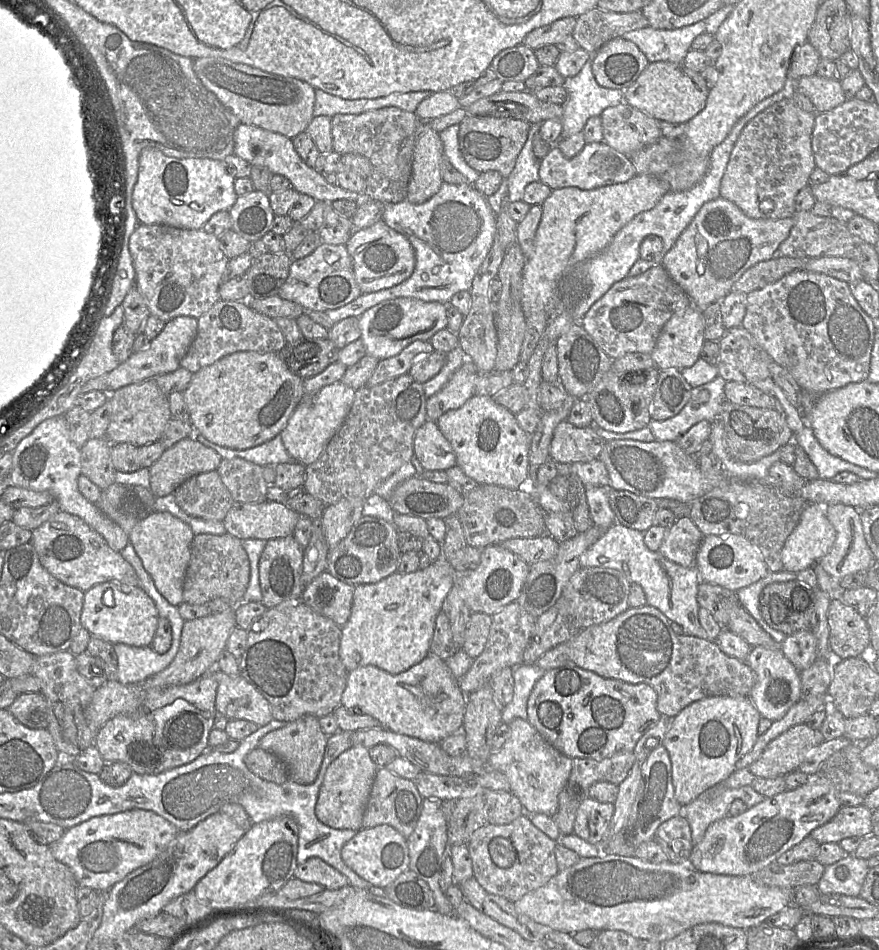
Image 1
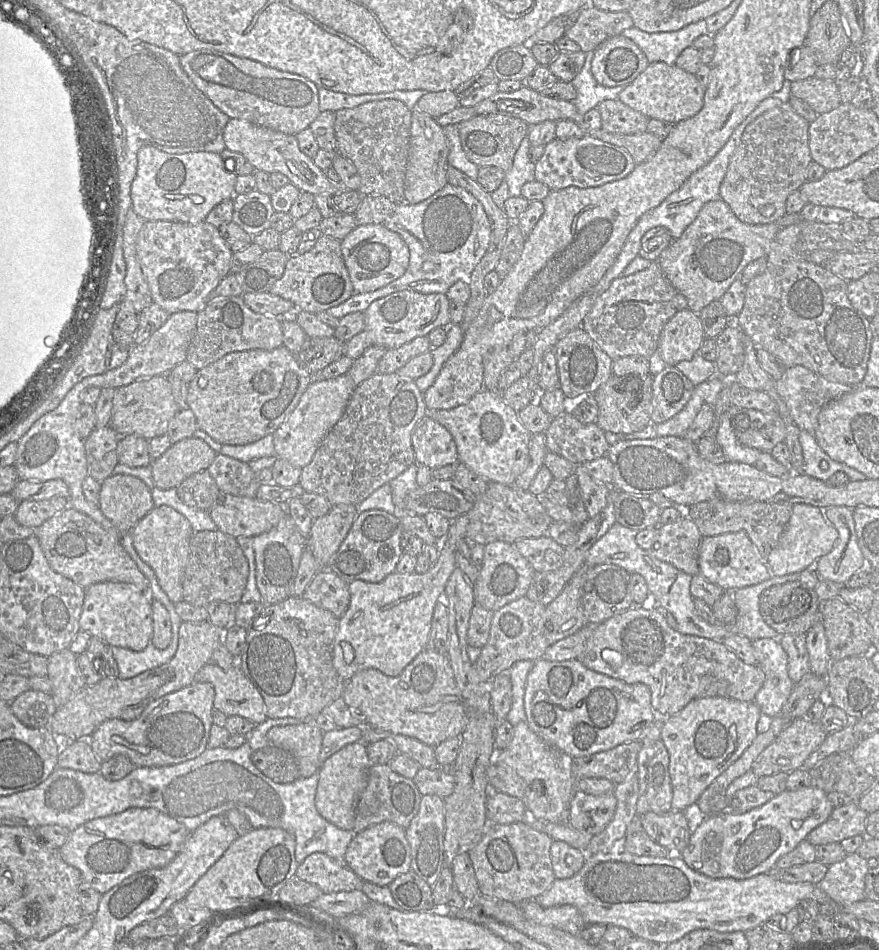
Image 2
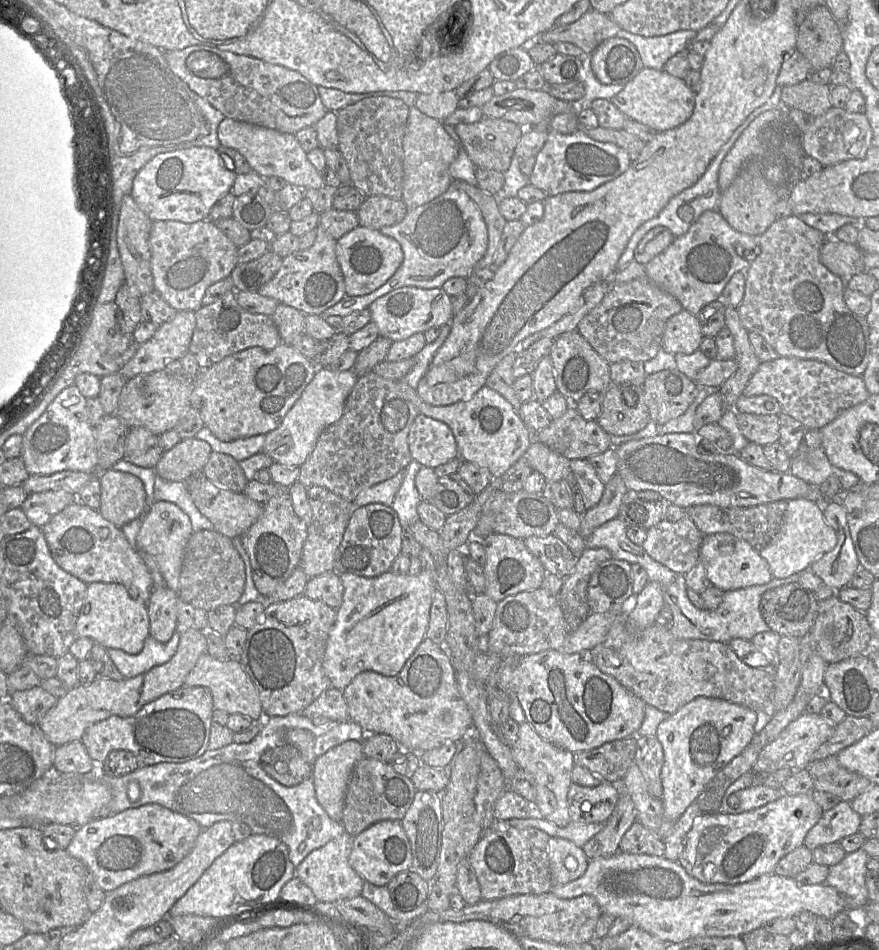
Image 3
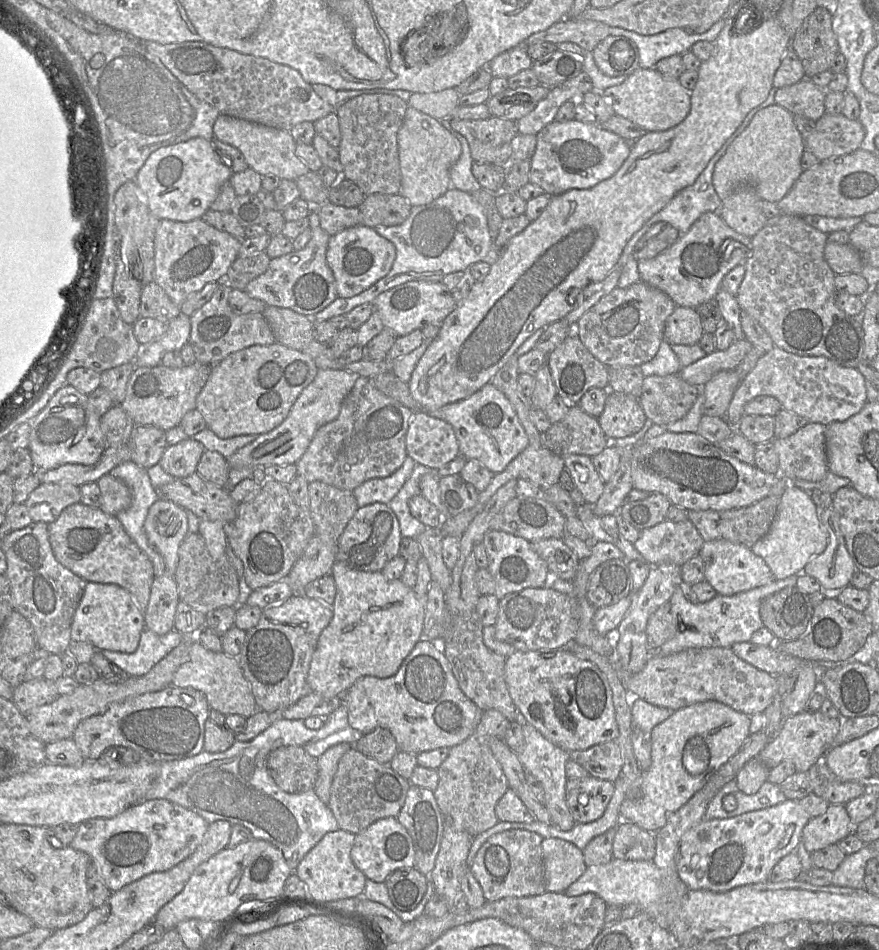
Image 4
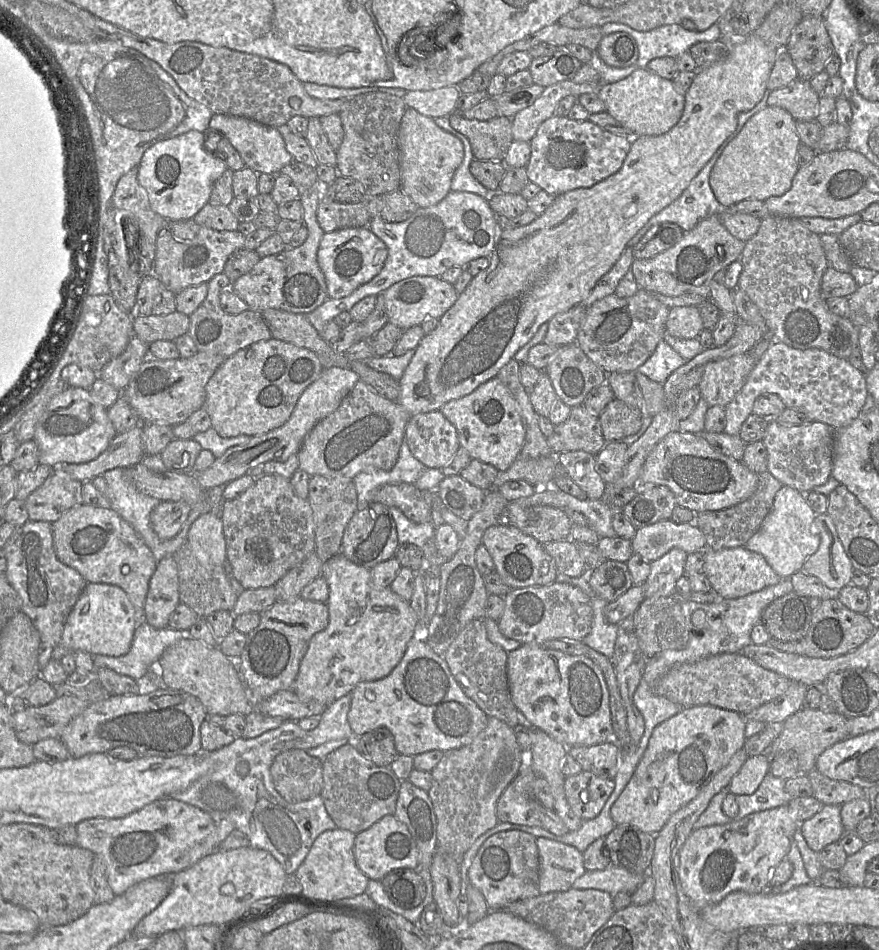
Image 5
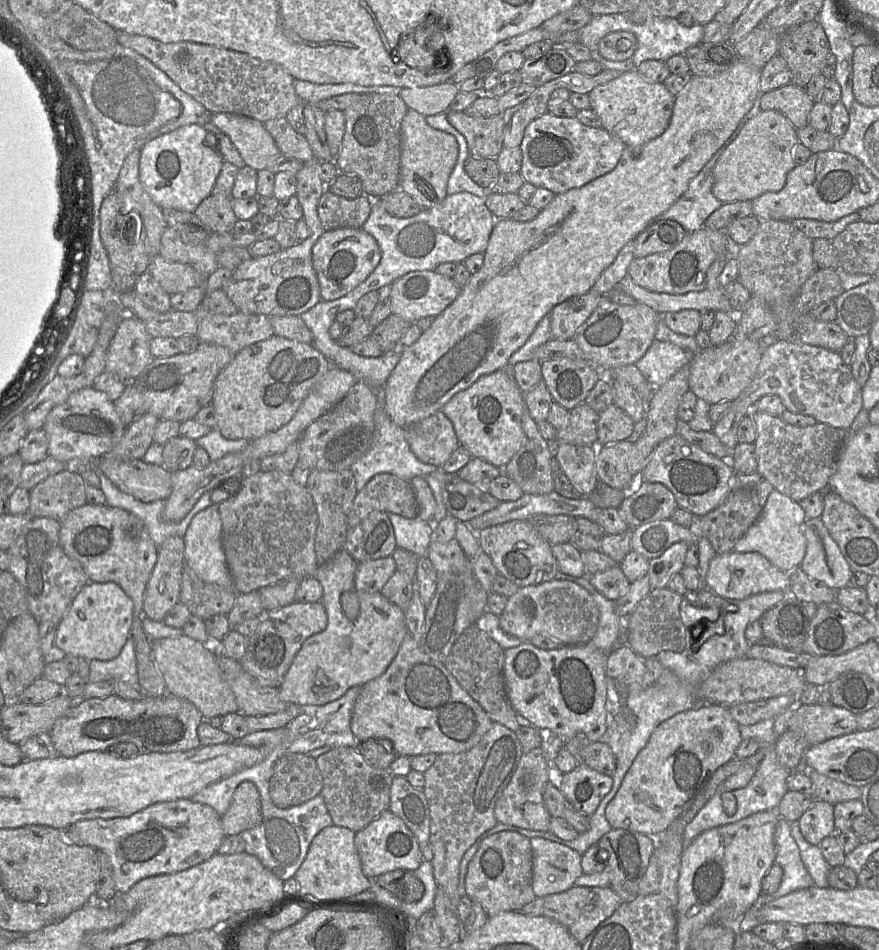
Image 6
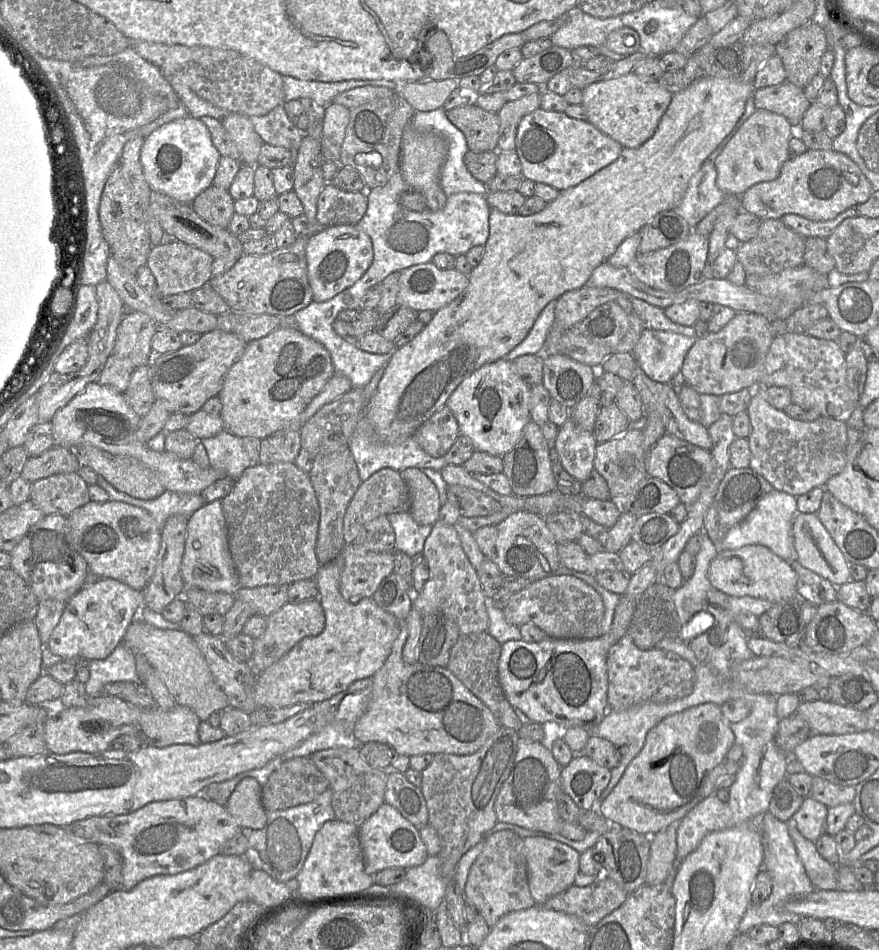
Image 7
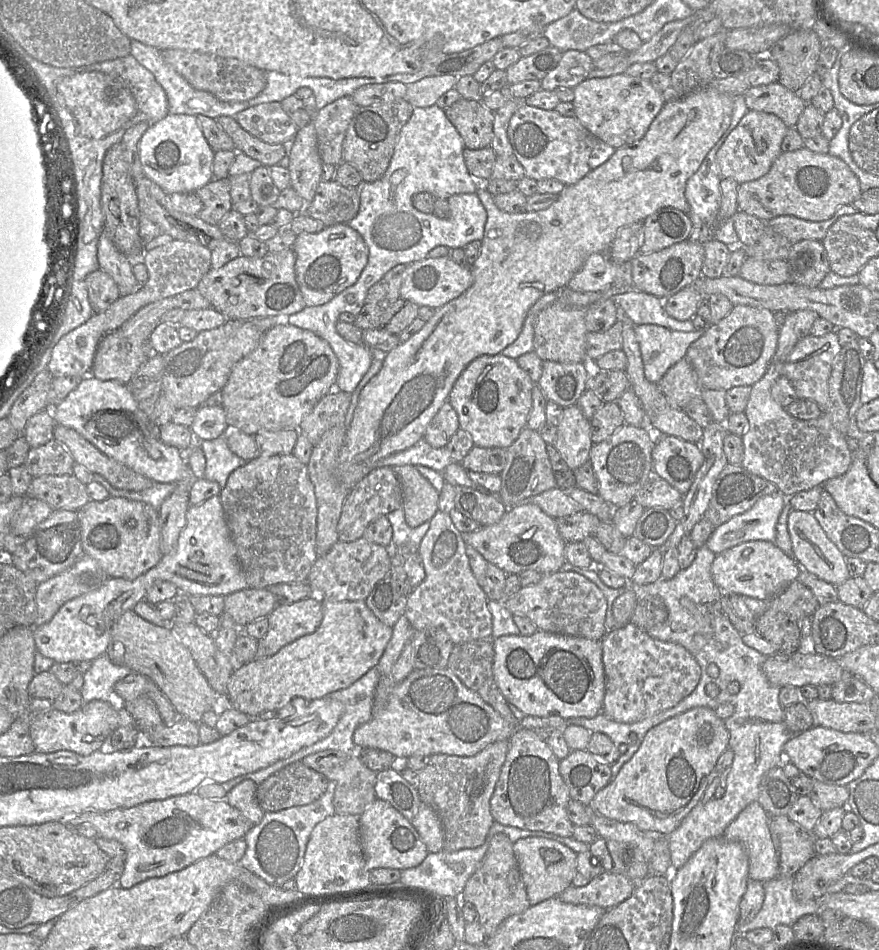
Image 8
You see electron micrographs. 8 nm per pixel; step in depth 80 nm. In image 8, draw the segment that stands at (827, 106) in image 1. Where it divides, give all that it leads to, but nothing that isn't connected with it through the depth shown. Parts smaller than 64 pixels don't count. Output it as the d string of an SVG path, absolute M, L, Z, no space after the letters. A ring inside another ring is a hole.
M778 82L749 87L744 93L749 110L776 115L787 128L795 128L807 103L797 92L792 92Z

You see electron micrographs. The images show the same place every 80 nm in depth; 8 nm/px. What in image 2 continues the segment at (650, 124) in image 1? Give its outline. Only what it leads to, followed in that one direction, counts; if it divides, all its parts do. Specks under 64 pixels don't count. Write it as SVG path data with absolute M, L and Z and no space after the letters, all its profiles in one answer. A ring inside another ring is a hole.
M618 99L605 100L597 109L601 115L601 129L606 132L628 135L647 130L650 119Z

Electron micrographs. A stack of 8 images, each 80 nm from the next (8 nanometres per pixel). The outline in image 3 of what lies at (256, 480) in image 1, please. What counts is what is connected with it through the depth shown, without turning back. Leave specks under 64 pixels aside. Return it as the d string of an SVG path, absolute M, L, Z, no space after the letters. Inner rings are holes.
M213 451L201 474L217 487L235 493L243 493L249 482L234 458Z

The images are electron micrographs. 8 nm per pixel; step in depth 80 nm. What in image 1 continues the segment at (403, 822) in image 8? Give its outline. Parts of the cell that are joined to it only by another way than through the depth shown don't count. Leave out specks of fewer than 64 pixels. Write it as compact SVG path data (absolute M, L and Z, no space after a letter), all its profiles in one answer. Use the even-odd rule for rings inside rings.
M388 824L362 828L341 850L344 863L372 885L386 888L409 869L410 857L407 838Z

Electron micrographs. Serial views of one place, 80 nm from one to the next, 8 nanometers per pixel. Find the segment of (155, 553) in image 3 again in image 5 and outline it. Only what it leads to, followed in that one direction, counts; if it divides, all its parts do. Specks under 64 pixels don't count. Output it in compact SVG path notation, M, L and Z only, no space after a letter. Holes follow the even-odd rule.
M161 501L151 512L150 521L159 538L174 538L187 520L192 507L183 501Z

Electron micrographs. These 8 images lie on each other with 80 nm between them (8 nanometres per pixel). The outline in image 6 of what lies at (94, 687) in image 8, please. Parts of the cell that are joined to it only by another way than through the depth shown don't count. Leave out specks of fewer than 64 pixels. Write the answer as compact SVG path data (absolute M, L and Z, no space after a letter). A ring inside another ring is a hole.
M129 637L120 654L112 660L91 660L89 669L88 682L91 683L101 681L123 681L128 684L138 683L133 640Z

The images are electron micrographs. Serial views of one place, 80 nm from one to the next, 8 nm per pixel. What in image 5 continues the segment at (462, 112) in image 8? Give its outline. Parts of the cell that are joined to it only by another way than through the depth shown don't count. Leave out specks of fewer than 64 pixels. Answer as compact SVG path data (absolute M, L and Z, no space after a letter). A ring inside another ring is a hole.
M453 112L448 119L452 128L469 140L474 159L503 162L513 141L511 118L498 115L490 120L469 120Z

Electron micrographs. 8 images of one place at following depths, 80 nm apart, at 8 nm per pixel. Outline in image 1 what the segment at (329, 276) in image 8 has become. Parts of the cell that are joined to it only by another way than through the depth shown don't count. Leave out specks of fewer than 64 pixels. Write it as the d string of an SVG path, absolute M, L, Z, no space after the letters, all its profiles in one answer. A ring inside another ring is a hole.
M379 220L372 226L354 230L346 243L353 261L354 276L362 293L393 287L408 279L415 268L415 253L409 240Z

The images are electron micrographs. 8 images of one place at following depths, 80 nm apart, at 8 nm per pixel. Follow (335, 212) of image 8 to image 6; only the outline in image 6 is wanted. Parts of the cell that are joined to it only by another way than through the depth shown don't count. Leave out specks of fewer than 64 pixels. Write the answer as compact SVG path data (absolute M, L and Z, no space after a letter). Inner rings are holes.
M325 189L317 207L324 231L362 228L370 215L372 201L365 194L355 199L347 199Z

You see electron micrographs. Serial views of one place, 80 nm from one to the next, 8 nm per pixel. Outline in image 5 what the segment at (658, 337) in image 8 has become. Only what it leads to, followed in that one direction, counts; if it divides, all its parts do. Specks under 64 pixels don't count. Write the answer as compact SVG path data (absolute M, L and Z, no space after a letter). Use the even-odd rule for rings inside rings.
M664 340L660 341L654 353L638 367L637 371L650 380L663 384L669 376L686 361Z

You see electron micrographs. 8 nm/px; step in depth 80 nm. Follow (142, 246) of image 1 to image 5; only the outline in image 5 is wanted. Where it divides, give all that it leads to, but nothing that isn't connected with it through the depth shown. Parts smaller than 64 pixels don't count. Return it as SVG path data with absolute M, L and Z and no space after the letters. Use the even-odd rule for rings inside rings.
M193 219L166 221L159 231L156 240L156 255L153 262L153 273L174 294L191 286L208 283L217 274L224 272L228 258L240 249L245 249L246 237L239 231L217 231L197 224Z

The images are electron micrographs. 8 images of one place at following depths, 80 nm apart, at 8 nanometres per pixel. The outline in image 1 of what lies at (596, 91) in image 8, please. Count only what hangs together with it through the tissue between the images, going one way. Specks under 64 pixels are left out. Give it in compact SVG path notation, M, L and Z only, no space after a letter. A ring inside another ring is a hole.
M658 61L649 63L637 80L624 91L624 102L658 121L687 123L705 108L709 91L700 73L688 69L683 62Z

